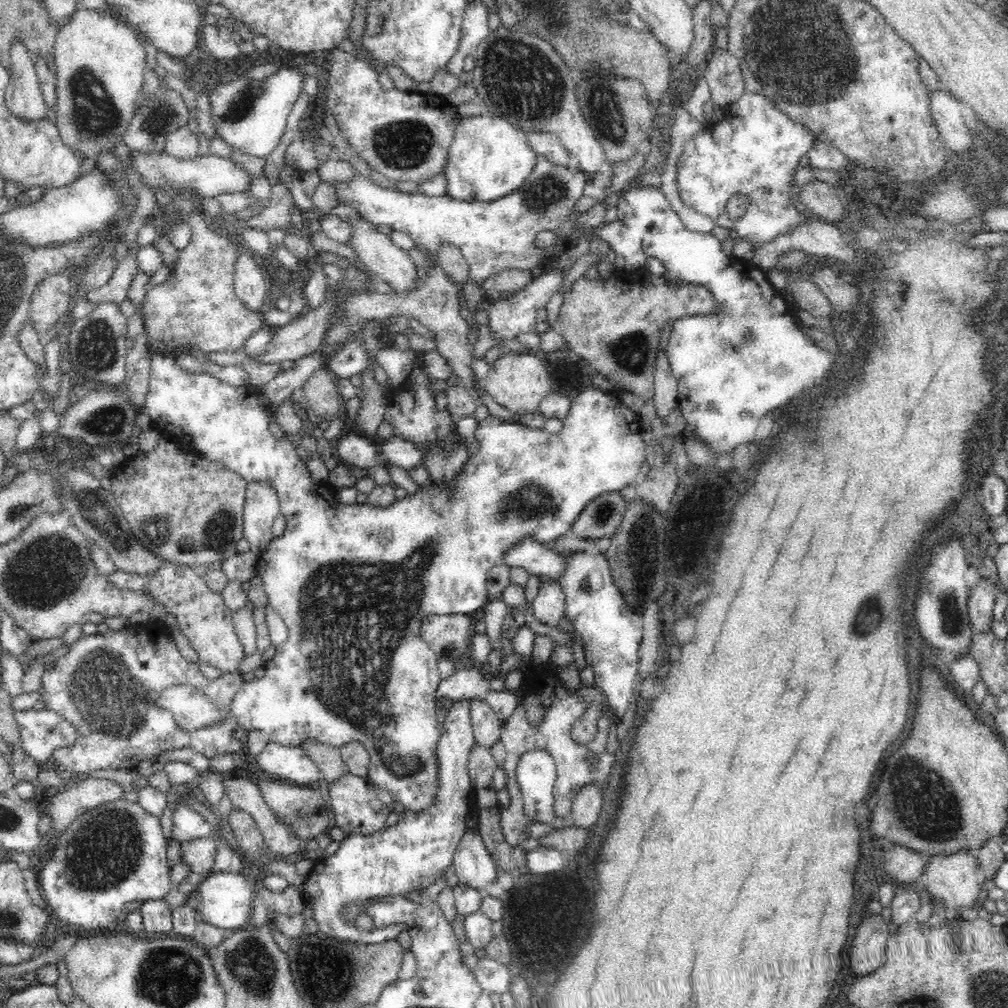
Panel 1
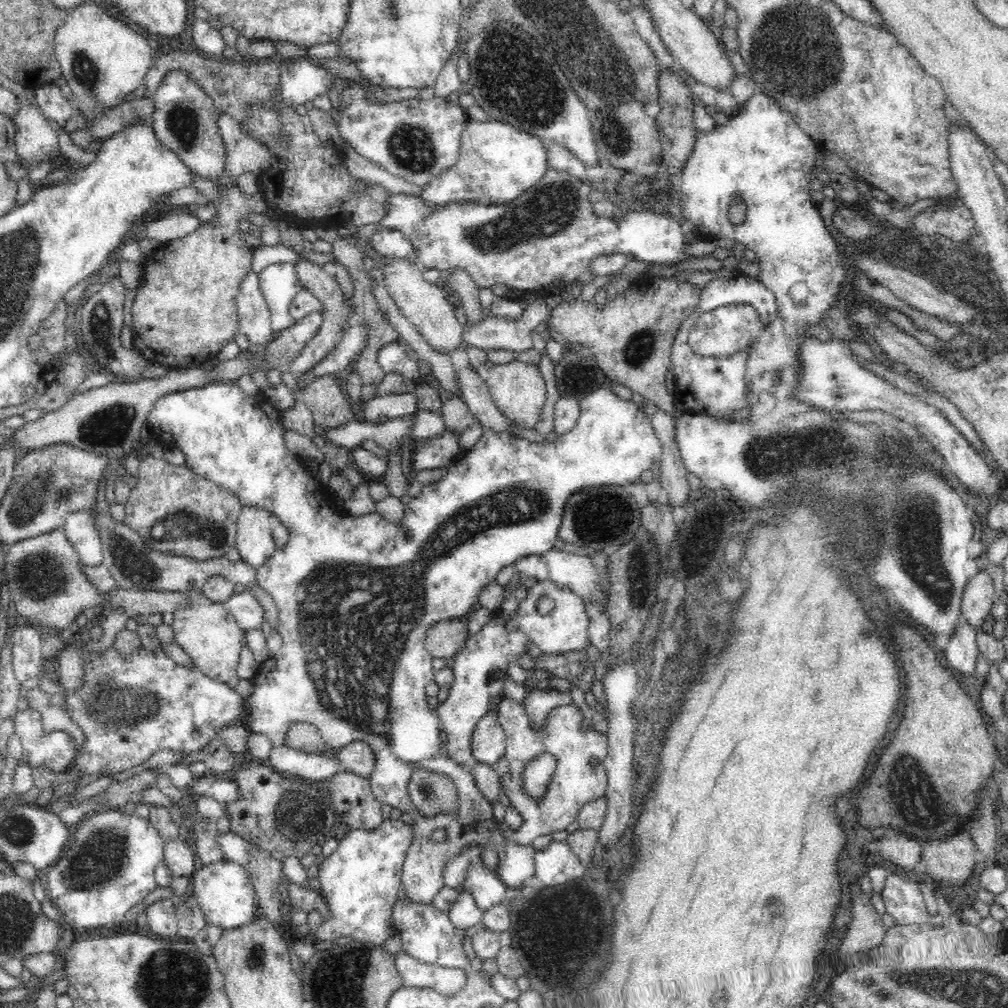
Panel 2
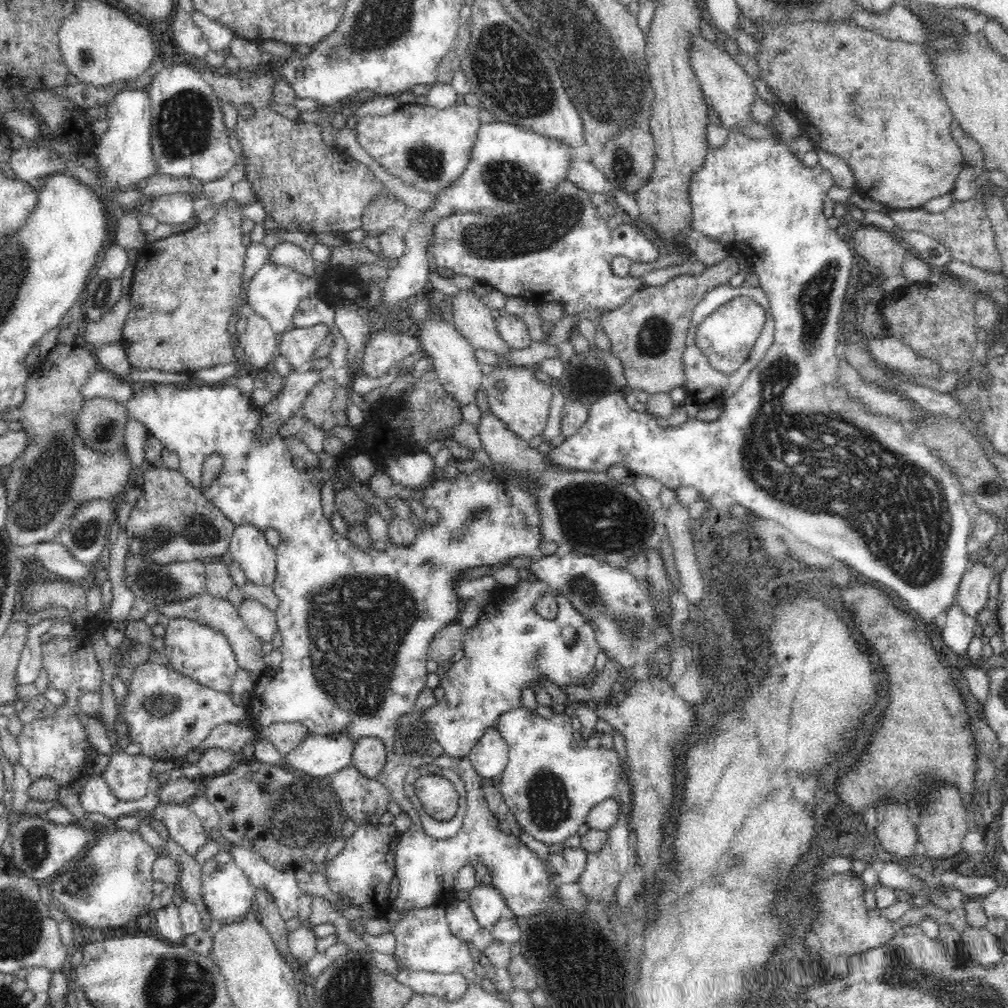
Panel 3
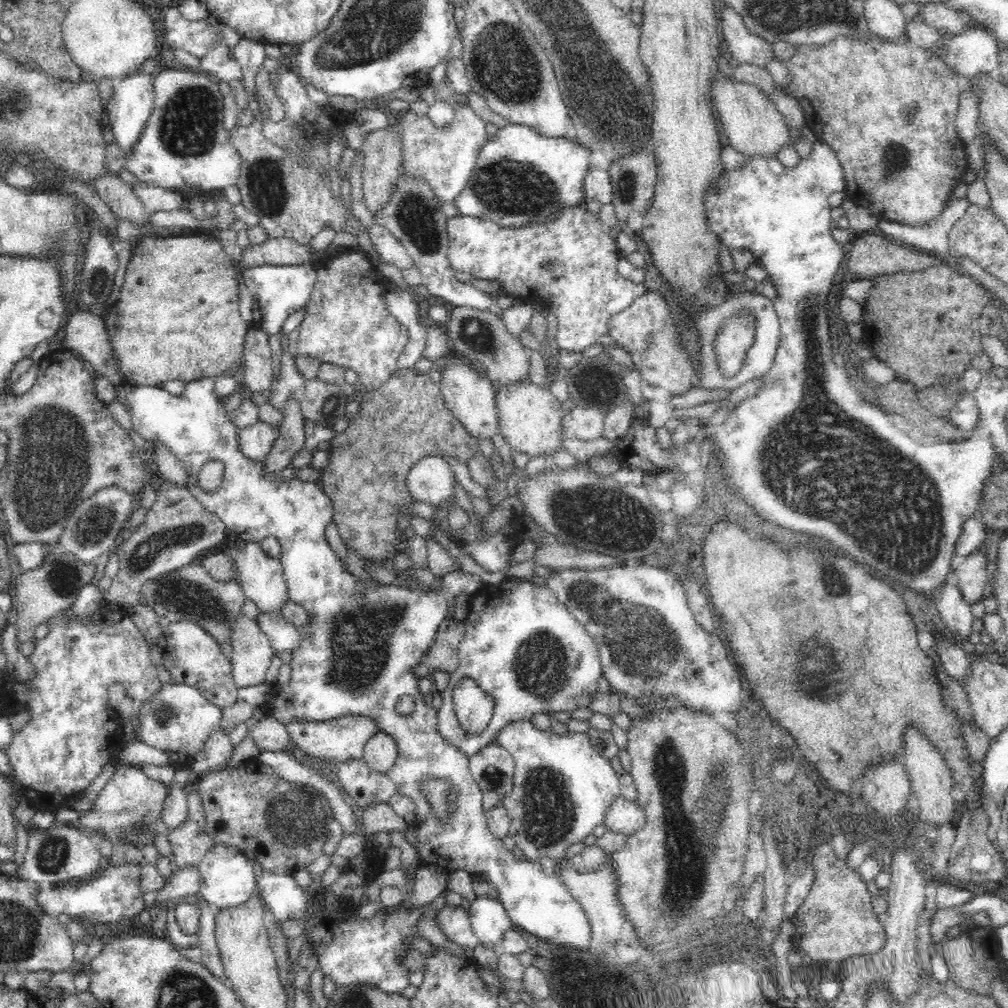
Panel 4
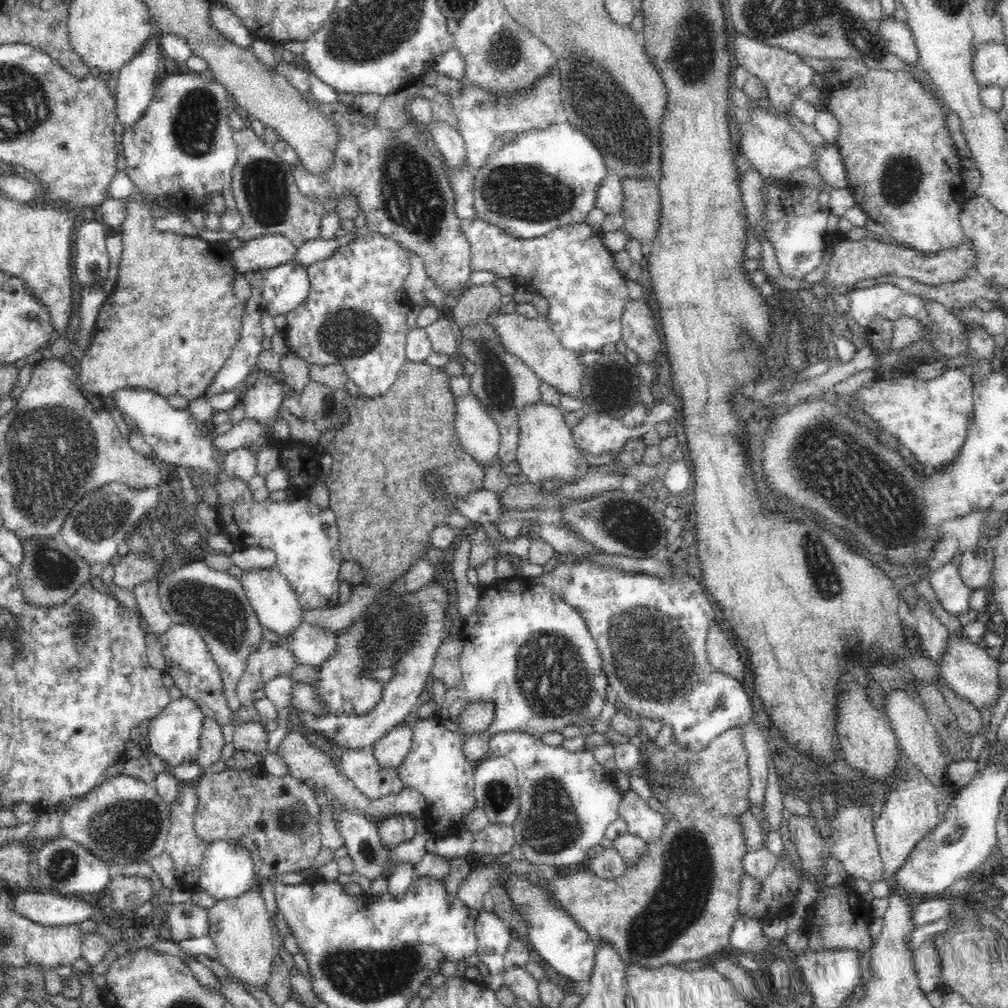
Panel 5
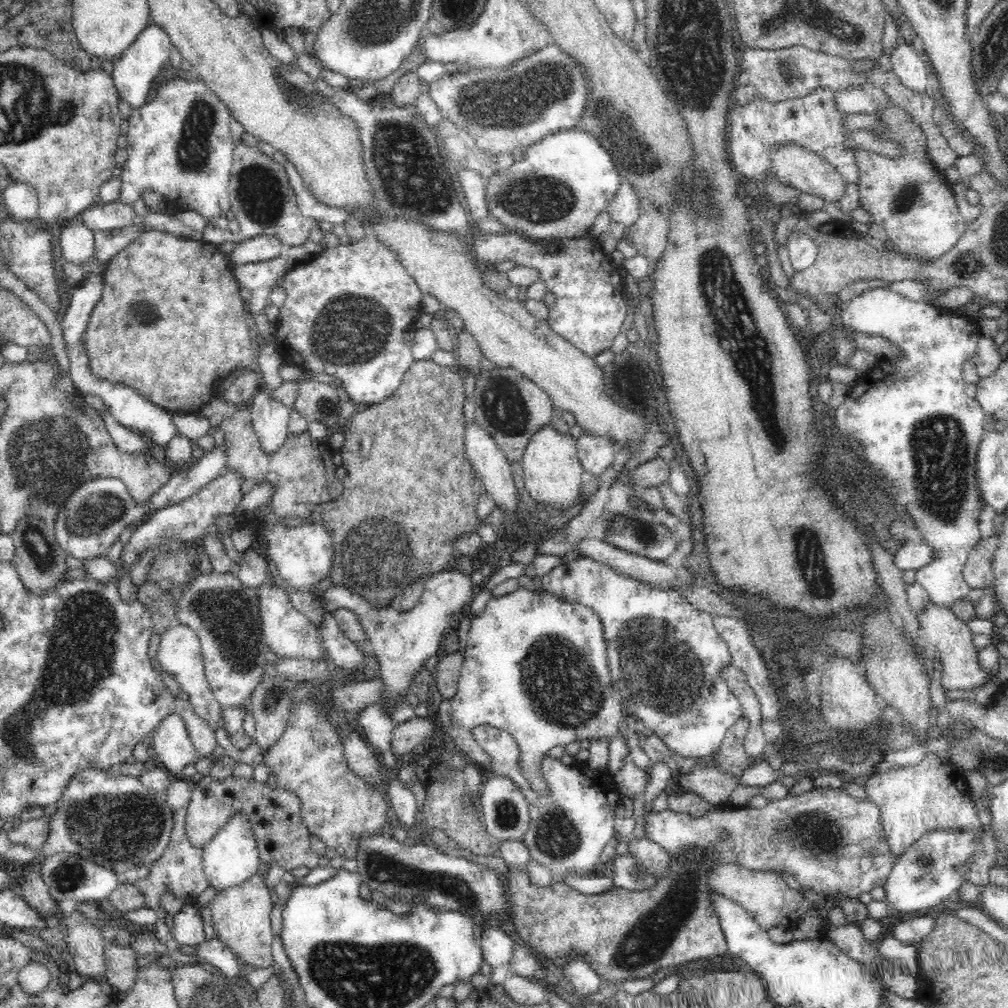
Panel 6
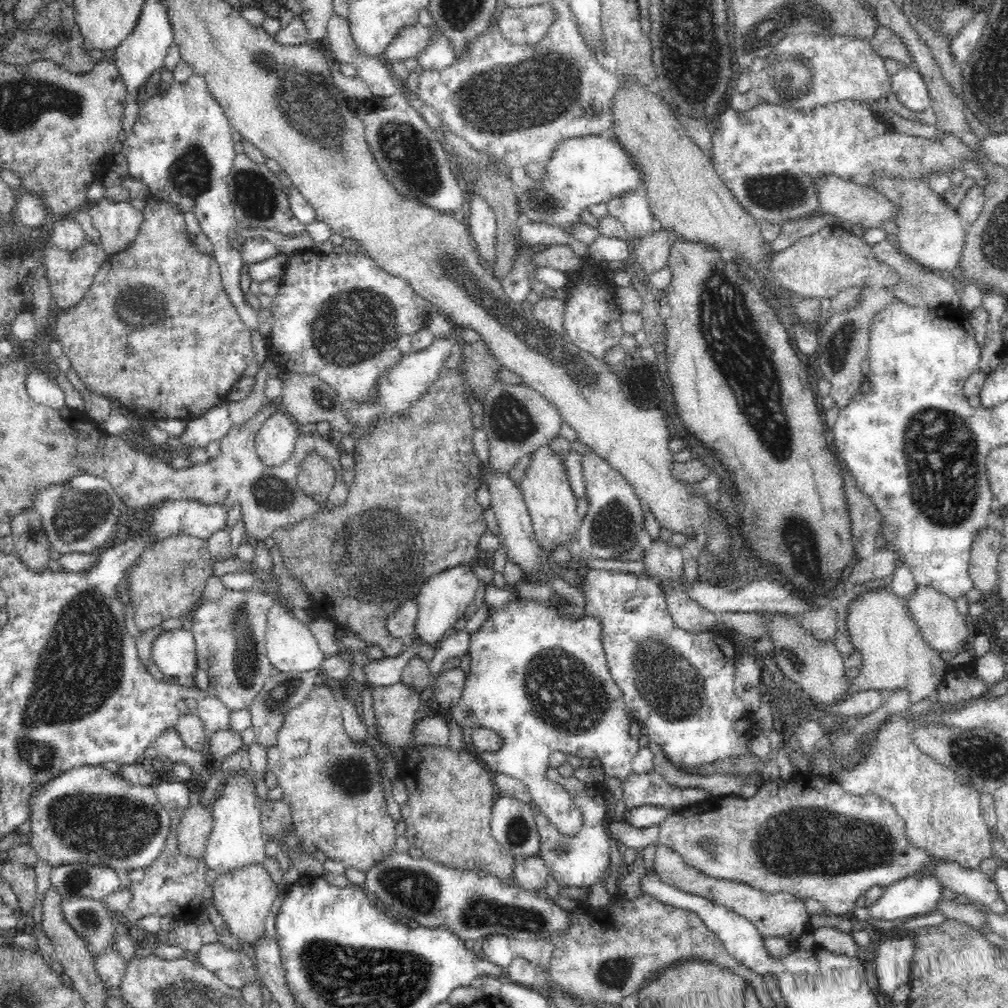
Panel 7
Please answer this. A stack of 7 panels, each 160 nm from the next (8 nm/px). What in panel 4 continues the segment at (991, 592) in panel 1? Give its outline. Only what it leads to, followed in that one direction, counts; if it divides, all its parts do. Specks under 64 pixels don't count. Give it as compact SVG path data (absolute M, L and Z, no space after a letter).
M978 550L974 554L970 554L956 572L957 585L962 591L964 600L970 606L984 598L982 594L984 594L984 588L990 578L987 567L986 556Z

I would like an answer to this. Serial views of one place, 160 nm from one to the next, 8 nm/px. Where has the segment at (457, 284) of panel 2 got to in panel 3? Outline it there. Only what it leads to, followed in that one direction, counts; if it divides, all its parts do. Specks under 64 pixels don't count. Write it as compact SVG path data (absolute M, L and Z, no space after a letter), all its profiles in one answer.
M471 289L459 290L447 308L453 311L456 330L475 350L486 349L504 356L512 349L500 338L496 318L492 316L490 309L484 306Z

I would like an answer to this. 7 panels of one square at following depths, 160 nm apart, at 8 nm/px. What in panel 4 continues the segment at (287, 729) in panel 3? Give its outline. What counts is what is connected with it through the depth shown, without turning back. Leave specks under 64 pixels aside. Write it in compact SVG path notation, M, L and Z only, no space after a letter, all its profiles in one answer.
M265 716L255 725L249 725L248 729L261 752L289 752L294 746L285 724L272 716Z

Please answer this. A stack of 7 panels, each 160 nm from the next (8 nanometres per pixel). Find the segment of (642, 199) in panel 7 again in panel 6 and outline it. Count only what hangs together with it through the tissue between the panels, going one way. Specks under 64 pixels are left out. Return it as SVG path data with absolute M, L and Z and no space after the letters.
M623 181L618 192L616 192L616 196L606 206L611 221L620 223L626 228L632 227L640 216L641 199L632 185Z

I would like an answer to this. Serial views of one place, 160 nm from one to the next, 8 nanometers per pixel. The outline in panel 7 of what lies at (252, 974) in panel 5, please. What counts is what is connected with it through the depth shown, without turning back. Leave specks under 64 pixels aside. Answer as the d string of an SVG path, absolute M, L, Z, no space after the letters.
M263 863L248 865L236 872L224 874L214 880L212 888L213 903L222 914L224 922L228 924L232 936L255 946L262 941L265 936L266 918L279 893L278 882L272 879Z

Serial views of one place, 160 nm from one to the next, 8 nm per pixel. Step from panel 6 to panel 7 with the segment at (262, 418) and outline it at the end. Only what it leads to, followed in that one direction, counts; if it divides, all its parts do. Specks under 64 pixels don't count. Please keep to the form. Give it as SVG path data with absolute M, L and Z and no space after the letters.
M276 410L264 422L255 439L260 461L268 467L278 467L293 454L298 438L297 427L284 410Z

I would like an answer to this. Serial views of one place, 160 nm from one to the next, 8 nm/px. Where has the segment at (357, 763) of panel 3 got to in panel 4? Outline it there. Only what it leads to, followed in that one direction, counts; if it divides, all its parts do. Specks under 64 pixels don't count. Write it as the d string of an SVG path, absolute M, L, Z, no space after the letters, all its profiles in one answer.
M380 730L368 739L363 752L368 767L377 773L386 773L397 758L396 741Z

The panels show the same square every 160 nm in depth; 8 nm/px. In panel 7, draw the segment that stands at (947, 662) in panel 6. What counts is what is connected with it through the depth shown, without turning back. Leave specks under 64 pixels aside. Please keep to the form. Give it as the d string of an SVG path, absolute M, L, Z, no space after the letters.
M918 585L907 598L907 607L913 620L916 621L917 628L920 629L920 636L924 637L936 652L958 653L962 650L962 644L967 642L968 628L964 615L960 615L956 609L954 599L943 596L940 592L936 592L936 589Z

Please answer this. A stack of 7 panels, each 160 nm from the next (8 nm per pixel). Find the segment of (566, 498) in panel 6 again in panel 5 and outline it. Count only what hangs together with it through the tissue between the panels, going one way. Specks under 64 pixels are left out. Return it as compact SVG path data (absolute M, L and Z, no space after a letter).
M538 399L522 406L517 416L519 429L517 462L527 483L539 485L550 478L578 482L587 473L590 465L585 456L578 451L573 441L572 430L566 425L561 408L544 404Z

